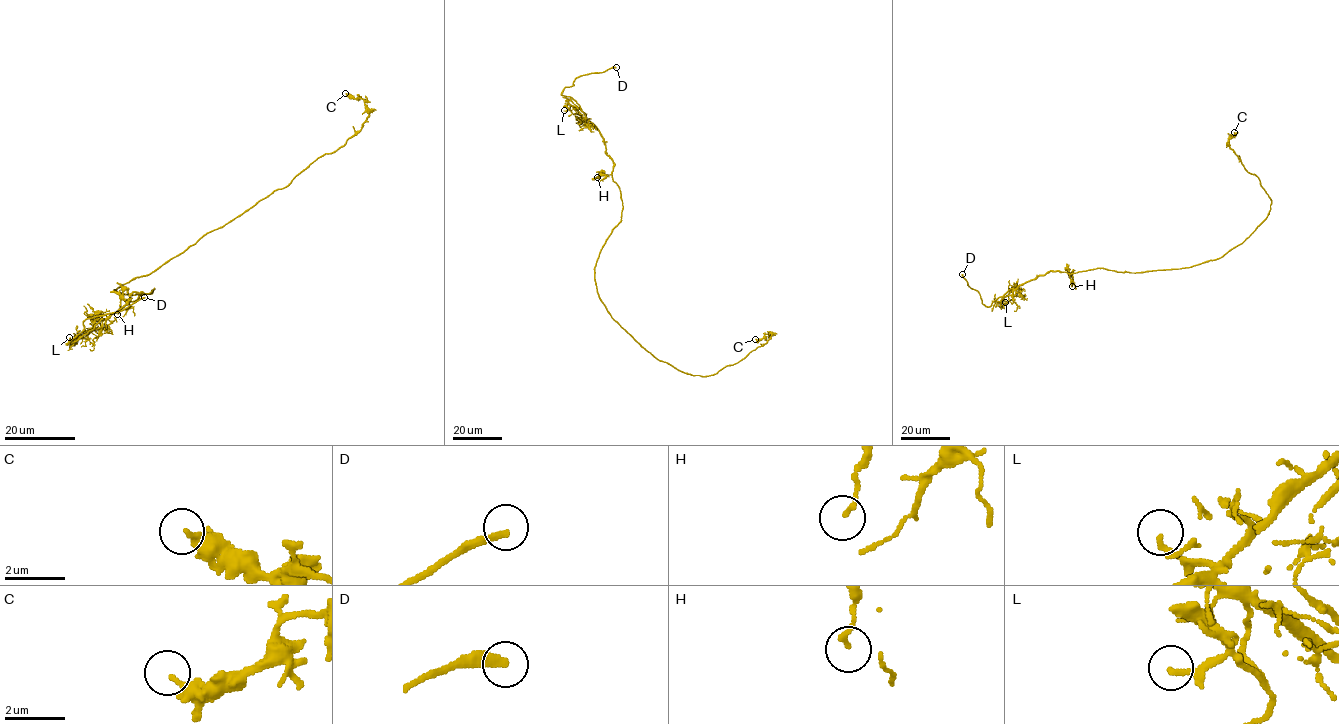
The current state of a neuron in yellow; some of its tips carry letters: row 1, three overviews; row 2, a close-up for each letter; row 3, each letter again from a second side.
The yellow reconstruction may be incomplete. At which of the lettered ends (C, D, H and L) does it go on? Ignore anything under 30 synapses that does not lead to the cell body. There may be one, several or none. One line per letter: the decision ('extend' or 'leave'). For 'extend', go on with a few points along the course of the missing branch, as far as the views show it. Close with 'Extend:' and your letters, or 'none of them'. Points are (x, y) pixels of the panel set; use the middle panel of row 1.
C: leave
D: extend; missing branch runs (616, 67), (630, 69), (655, 59)
H: leave
L: leave
Extend: D

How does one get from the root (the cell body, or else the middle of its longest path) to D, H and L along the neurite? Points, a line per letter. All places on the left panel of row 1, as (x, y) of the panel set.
D: (114, 290), (136, 295), (154, 288), (139, 297), (133, 292), (121, 308), (66, 343), (86, 319), (144, 297)
H: (114, 290), (136, 295), (150, 294), (154, 288), (133, 301), (121, 298), (117, 314)
L: (114, 290), (136, 295), (154, 288), (139, 297), (133, 292), (76, 341), (69, 337)

